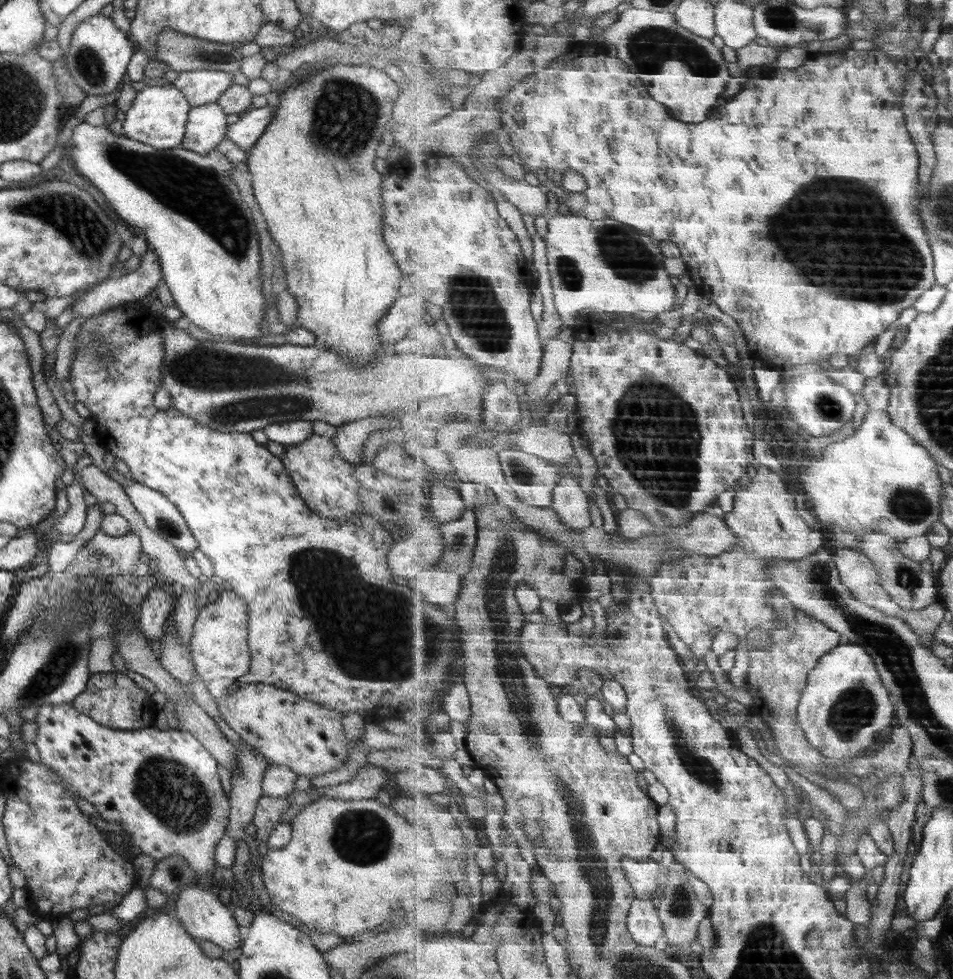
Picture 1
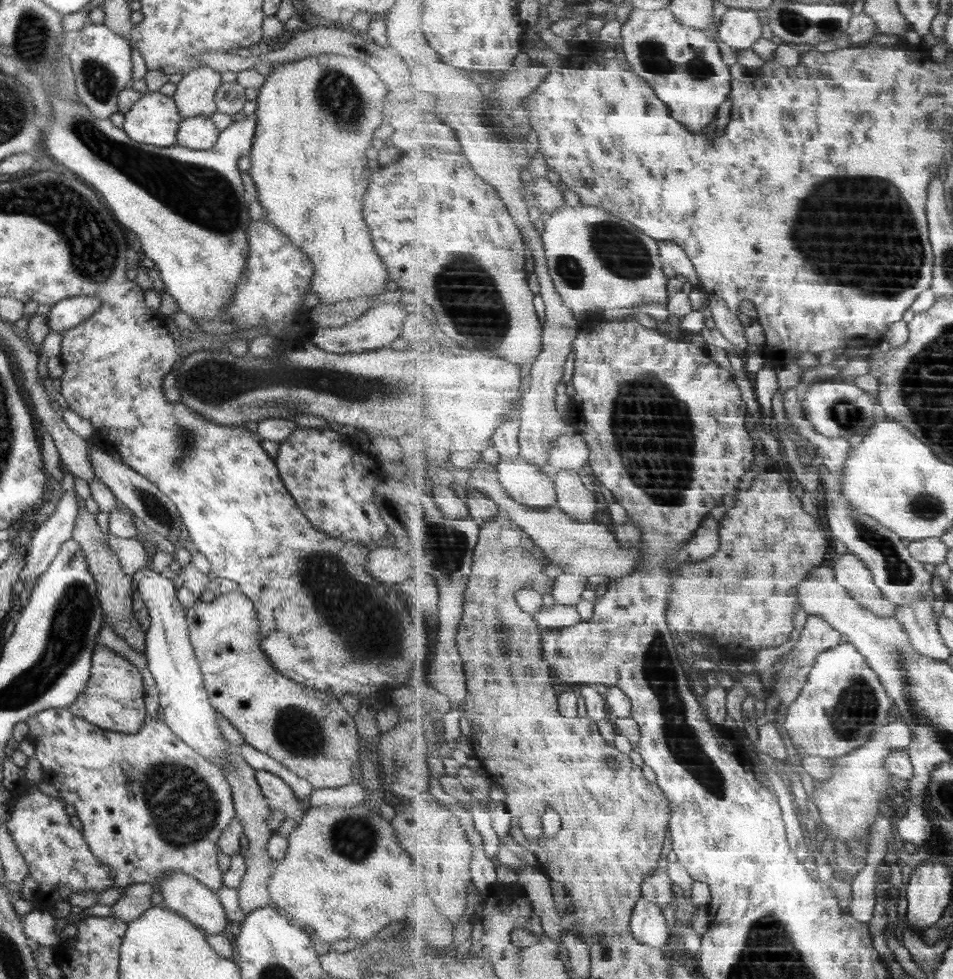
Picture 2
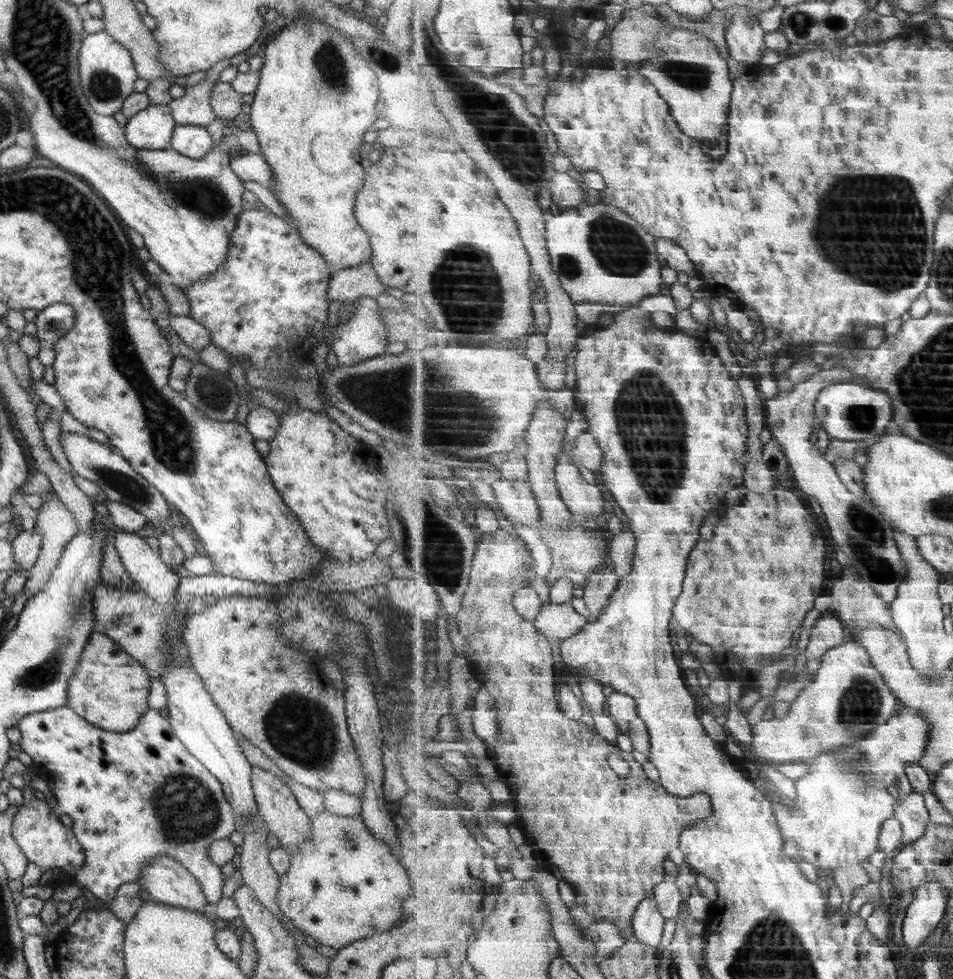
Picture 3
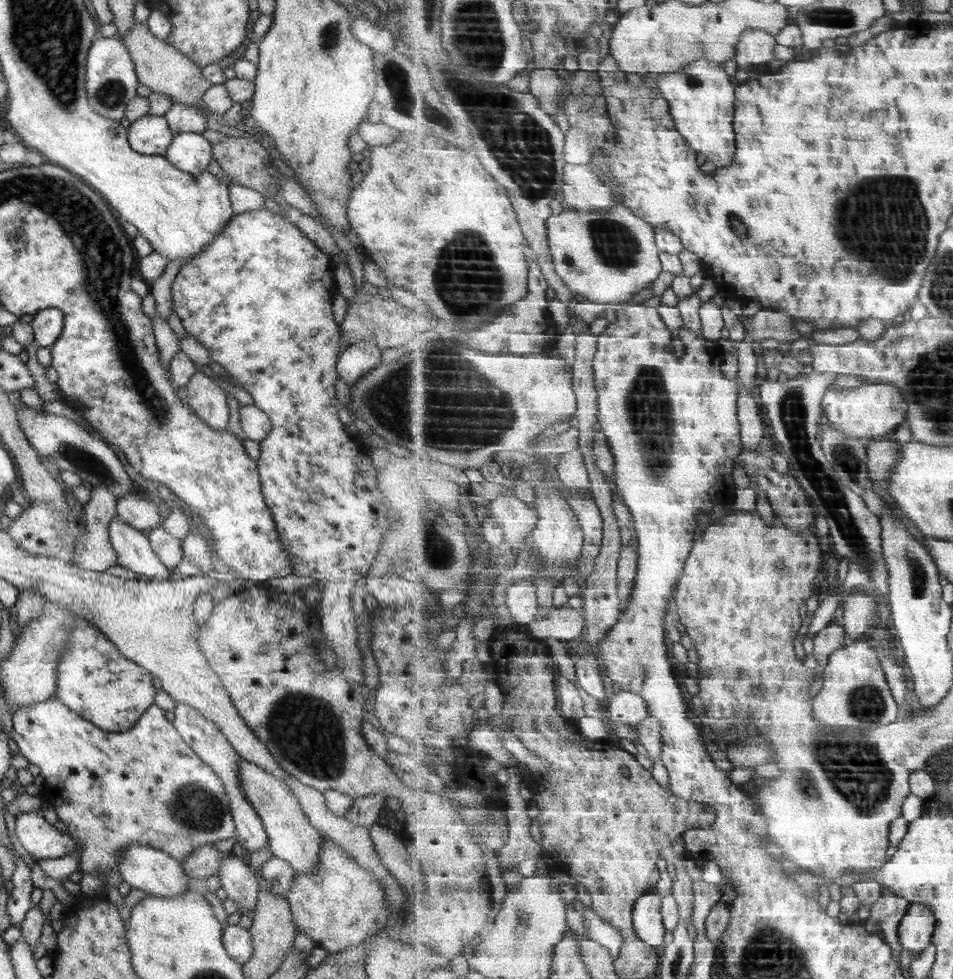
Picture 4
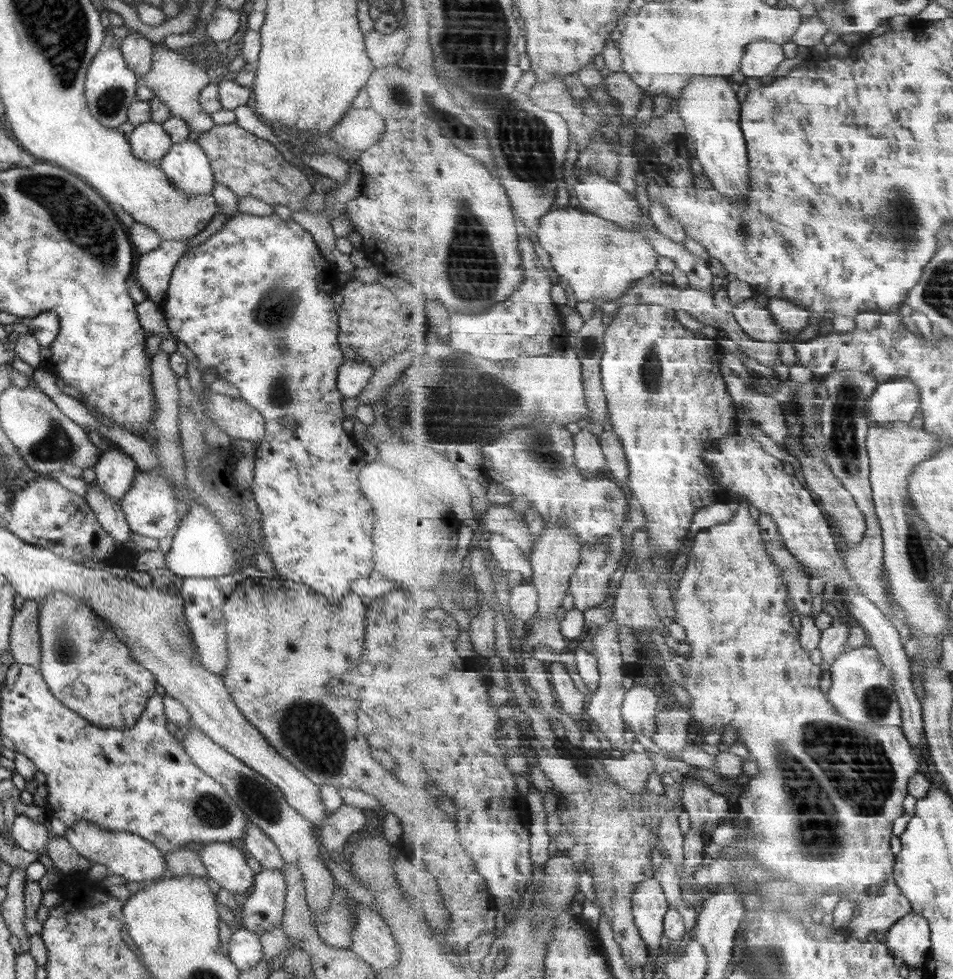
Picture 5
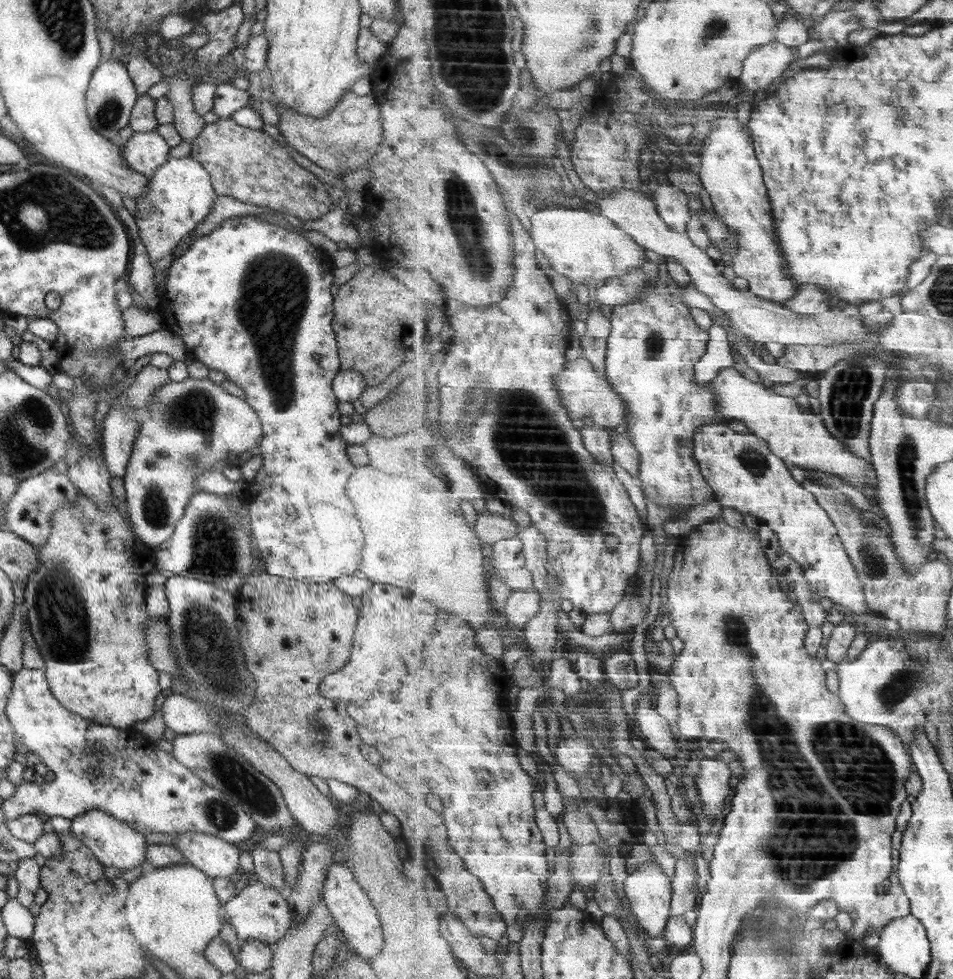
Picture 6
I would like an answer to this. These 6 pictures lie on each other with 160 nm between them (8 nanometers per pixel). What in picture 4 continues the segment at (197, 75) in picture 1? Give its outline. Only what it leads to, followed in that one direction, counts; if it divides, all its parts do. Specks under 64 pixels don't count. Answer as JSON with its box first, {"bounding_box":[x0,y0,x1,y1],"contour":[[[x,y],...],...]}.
{"bounding_box":[162,102,206,136],"contour":[[[175,102],[162,117],[165,119],[172,136],[184,132],[201,134],[206,129],[204,116],[195,106],[183,106]]]}

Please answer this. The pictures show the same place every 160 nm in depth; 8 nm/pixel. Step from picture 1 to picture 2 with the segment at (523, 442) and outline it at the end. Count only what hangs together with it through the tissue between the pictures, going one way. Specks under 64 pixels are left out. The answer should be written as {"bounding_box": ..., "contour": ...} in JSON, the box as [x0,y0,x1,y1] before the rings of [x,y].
{"bounding_box":[549,432,591,470],"contour":[[[566,432],[551,443],[549,450],[550,469],[581,470],[589,464],[591,450],[585,438],[577,432]]]}

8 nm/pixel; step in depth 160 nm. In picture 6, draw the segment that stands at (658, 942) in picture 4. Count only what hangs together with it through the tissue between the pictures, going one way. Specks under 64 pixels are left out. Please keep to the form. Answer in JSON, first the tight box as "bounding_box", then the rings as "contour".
{"bounding_box":[624,861,674,939],"contour":[[[645,861],[625,878],[624,890],[630,902],[631,912],[646,934],[653,939],[664,938],[667,922],[671,915],[674,886],[672,880],[663,872],[659,862]]]}

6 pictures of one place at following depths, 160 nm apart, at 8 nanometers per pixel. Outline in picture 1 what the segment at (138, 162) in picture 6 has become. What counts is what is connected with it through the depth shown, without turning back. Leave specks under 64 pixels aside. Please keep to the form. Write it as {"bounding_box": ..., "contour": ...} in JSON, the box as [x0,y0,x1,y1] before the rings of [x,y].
{"bounding_box":[120,84,189,150],"contour":[[[173,84],[145,86],[141,91],[136,92],[129,110],[124,112],[125,118],[120,134],[144,145],[153,146],[157,150],[179,146],[189,109],[186,98],[173,87]]]}

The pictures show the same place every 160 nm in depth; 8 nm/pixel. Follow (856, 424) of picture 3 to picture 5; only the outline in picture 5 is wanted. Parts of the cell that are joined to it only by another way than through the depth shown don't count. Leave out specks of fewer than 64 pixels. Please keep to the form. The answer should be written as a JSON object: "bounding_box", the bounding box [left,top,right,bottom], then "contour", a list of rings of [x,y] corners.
{"bounding_box":[868,380,921,425],"contour":[[[891,380],[882,382],[868,402],[868,419],[871,424],[890,425],[891,422],[907,422],[921,411],[920,388],[911,380]]]}

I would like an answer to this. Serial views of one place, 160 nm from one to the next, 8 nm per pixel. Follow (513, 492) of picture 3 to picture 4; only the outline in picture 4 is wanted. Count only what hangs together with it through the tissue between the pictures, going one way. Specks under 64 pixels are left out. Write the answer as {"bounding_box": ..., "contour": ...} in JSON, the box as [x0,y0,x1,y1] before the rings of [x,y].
{"bounding_box":[488,490,538,555],"contour":[[[502,490],[501,496],[491,501],[488,509],[503,526],[504,542],[510,543],[518,555],[527,534],[538,525],[537,508],[523,502],[512,490]]]}

